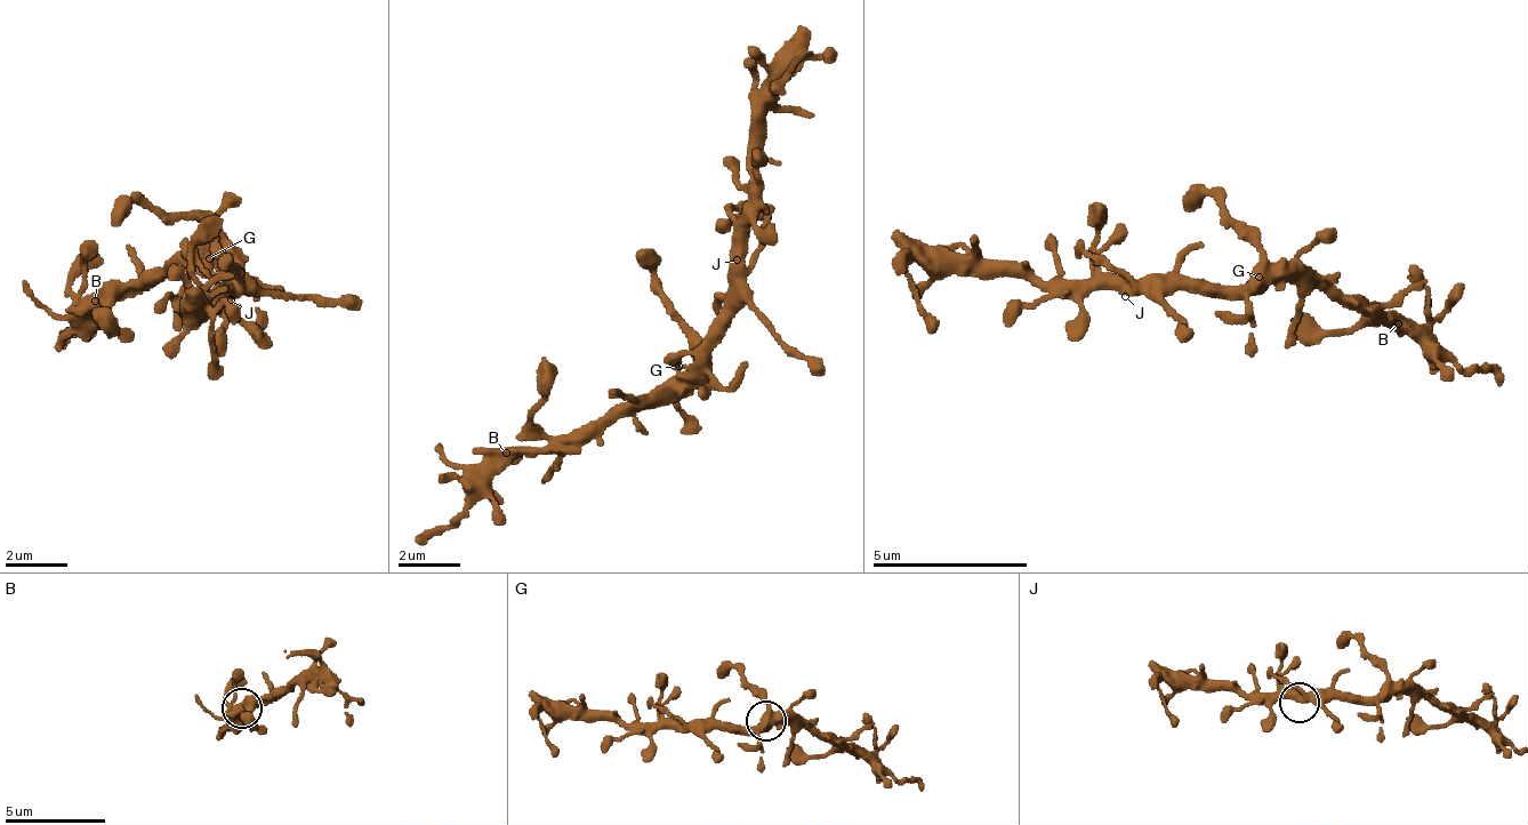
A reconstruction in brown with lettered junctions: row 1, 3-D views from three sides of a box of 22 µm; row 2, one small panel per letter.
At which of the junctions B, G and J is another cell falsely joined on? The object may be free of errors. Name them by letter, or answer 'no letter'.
no letter

